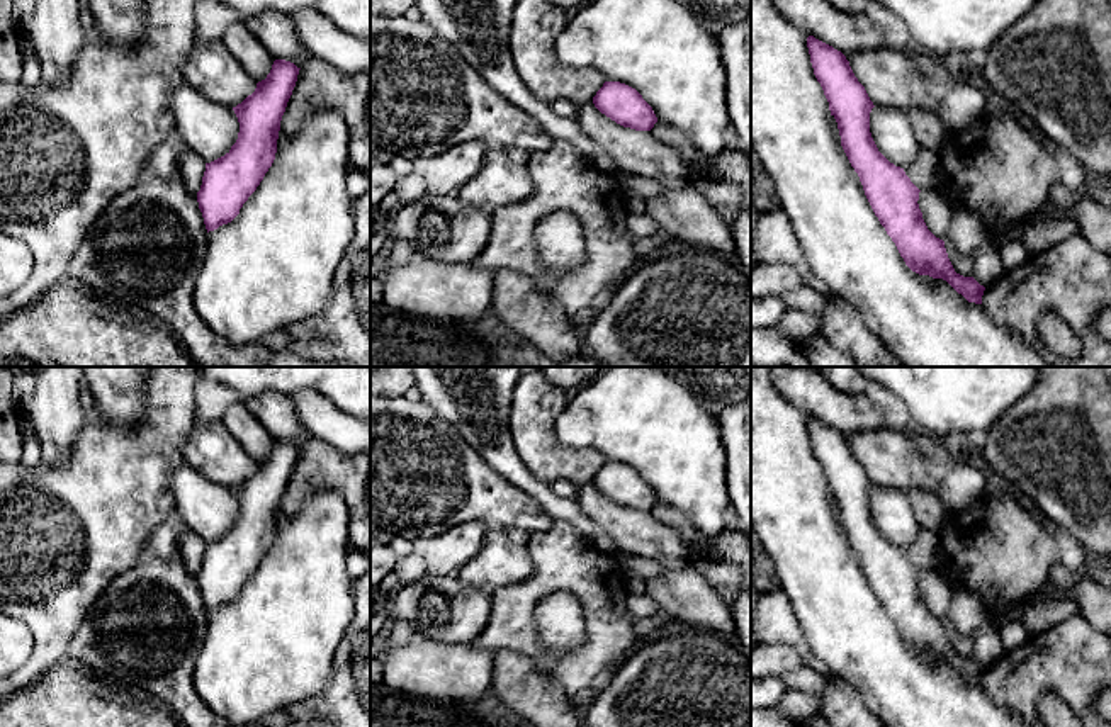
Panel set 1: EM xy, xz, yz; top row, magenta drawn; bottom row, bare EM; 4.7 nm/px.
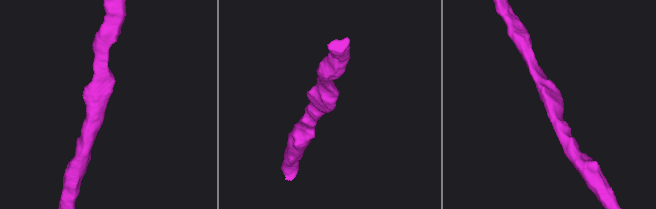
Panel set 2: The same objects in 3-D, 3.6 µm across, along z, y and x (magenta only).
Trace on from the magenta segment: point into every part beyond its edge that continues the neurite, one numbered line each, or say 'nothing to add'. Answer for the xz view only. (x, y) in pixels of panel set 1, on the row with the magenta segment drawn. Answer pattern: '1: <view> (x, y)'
nothing to add

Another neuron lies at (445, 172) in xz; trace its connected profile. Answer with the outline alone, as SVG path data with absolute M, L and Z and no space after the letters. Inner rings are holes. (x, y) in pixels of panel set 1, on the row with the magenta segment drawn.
M465 141L438 155L416 158L413 172L425 178L430 194L452 195L477 173L488 149L482 141Z

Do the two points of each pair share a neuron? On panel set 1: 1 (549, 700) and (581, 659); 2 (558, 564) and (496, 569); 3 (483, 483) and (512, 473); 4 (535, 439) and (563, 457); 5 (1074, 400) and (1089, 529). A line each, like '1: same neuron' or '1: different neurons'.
1: different neurons
2: different neurons
3: different neurons
4: same neuron
5: same neuron

